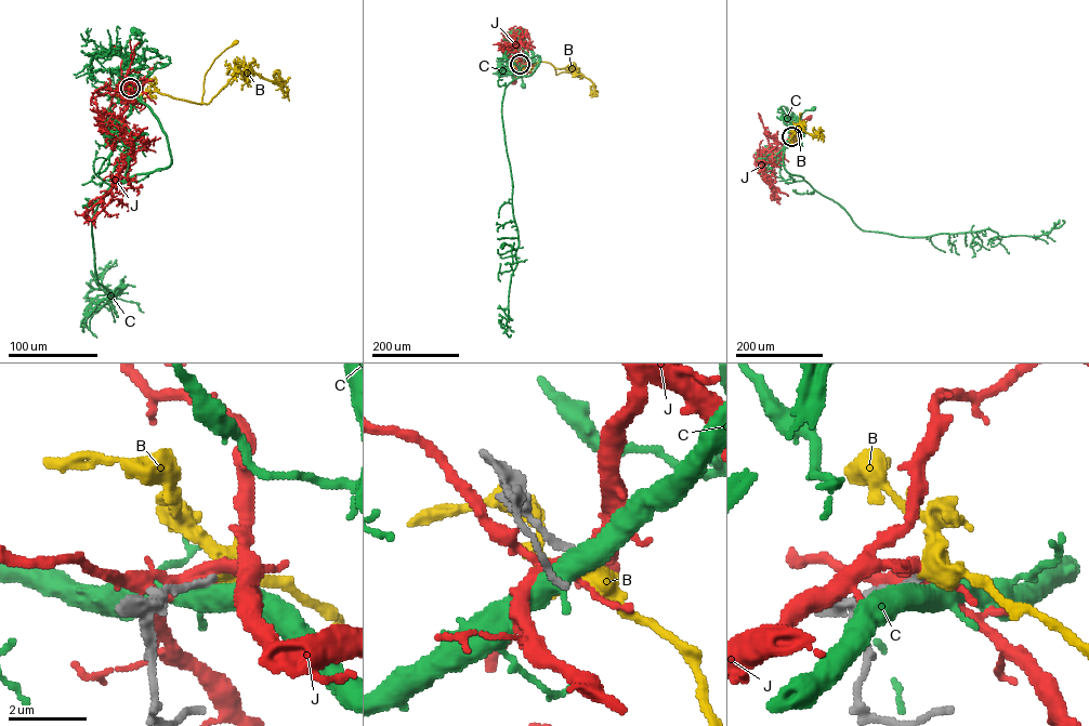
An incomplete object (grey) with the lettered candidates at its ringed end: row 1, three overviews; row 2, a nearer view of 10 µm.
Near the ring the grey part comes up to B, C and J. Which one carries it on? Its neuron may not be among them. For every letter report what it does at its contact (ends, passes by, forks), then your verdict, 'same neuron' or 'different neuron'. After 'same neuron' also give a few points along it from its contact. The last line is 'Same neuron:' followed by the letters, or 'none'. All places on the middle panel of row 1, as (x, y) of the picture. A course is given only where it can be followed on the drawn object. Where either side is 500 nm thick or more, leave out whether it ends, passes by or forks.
B: it forks there; same neuron; it runs (520, 64), (524, 67), (545, 62), (553, 66), (556, 75), (571, 73)
C: it forks there; different neuron
J: it forks there; different neuron
Same neuron: B

